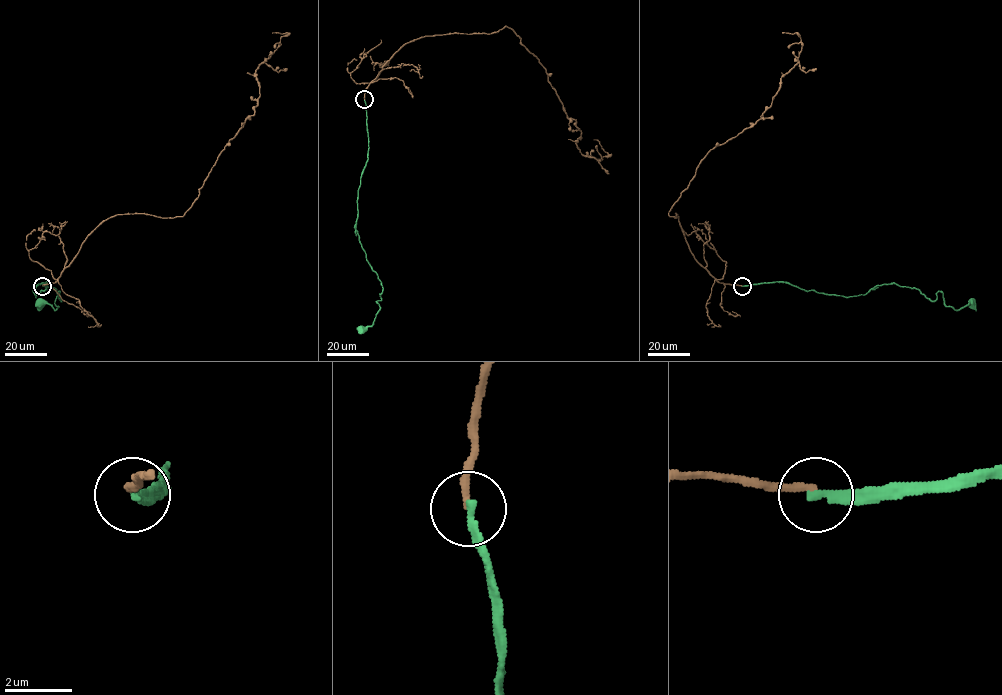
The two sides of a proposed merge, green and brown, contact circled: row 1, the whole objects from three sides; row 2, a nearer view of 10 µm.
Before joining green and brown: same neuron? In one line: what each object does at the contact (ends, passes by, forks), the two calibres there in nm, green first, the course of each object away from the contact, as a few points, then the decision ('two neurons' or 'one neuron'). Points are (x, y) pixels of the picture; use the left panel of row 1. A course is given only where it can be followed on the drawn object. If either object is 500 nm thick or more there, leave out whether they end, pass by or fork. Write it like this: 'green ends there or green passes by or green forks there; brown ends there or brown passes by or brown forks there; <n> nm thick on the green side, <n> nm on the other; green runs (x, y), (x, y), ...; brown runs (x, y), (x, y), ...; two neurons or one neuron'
green ends there; brown ends there; 240 nm thick on the green side, 220 nm on the other; green runs (42, 285), (47, 282), (35, 297), (43, 283), (61, 300), (58, 291), (56, 309), (39, 304); brown runs (42, 285), (104, 221), (183, 215), (255, 113), (255, 71), (287, 34), (272, 33); two neurons

